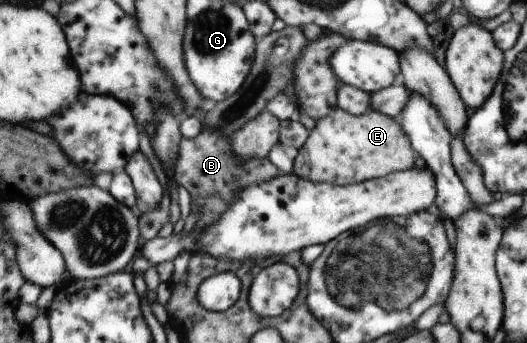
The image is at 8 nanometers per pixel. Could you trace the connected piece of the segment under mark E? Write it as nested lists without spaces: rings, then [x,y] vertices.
[[[336,107],[327,117],[321,117],[314,123],[314,127],[308,131],[303,145],[297,150],[292,161],[293,175],[303,181],[346,186],[385,177],[389,173],[405,171],[413,167],[412,145],[407,139],[407,135],[403,133],[402,126],[396,119],[390,118],[386,114],[367,110],[367,113],[363,113],[363,115],[354,116]]]

